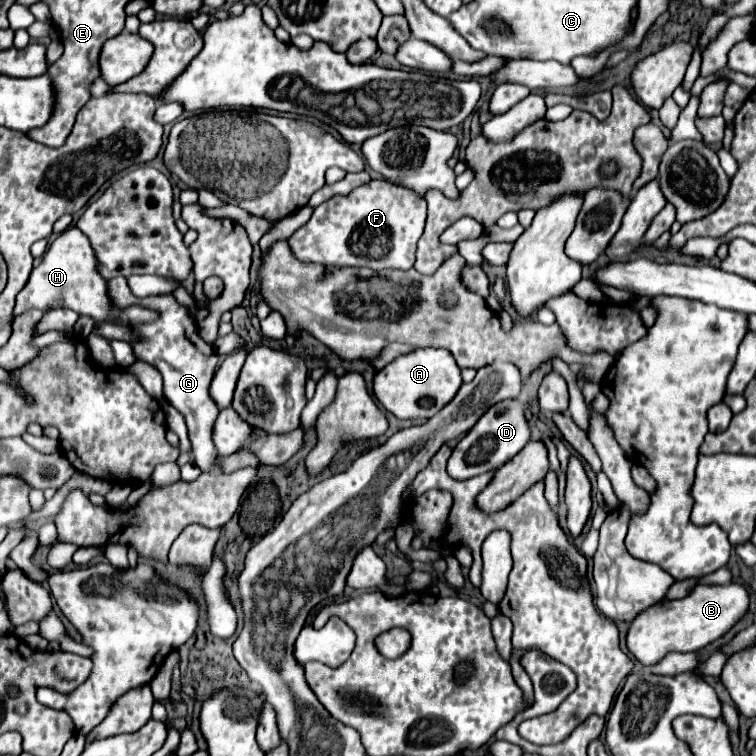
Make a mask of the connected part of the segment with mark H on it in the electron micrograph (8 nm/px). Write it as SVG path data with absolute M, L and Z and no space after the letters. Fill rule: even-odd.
M76 226L64 230L48 246L42 262L32 270L28 284L16 296L14 318L32 308L40 308L42 312L70 308L78 314L92 316L96 324L114 322L114 310L110 310L110 302L106 296L106 280L100 278L100 272L96 272L96 252L92 252L88 236L84 236Z

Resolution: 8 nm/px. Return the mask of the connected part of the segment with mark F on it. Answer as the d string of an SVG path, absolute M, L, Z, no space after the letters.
M384 178L370 180L354 188L348 196L332 196L320 204L312 218L300 226L288 244L292 254L306 264L340 266L340 268L372 268L372 270L408 270L414 266L416 250L398 250L394 244L416 244L424 232L426 200L416 192L396 186Z

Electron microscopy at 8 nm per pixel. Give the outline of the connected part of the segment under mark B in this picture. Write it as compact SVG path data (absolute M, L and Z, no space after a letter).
M734 582L726 586L696 586L686 598L652 606L636 616L626 636L628 650L644 666L660 662L670 652L696 652L736 626L748 612L748 600L750 596L746 588Z

